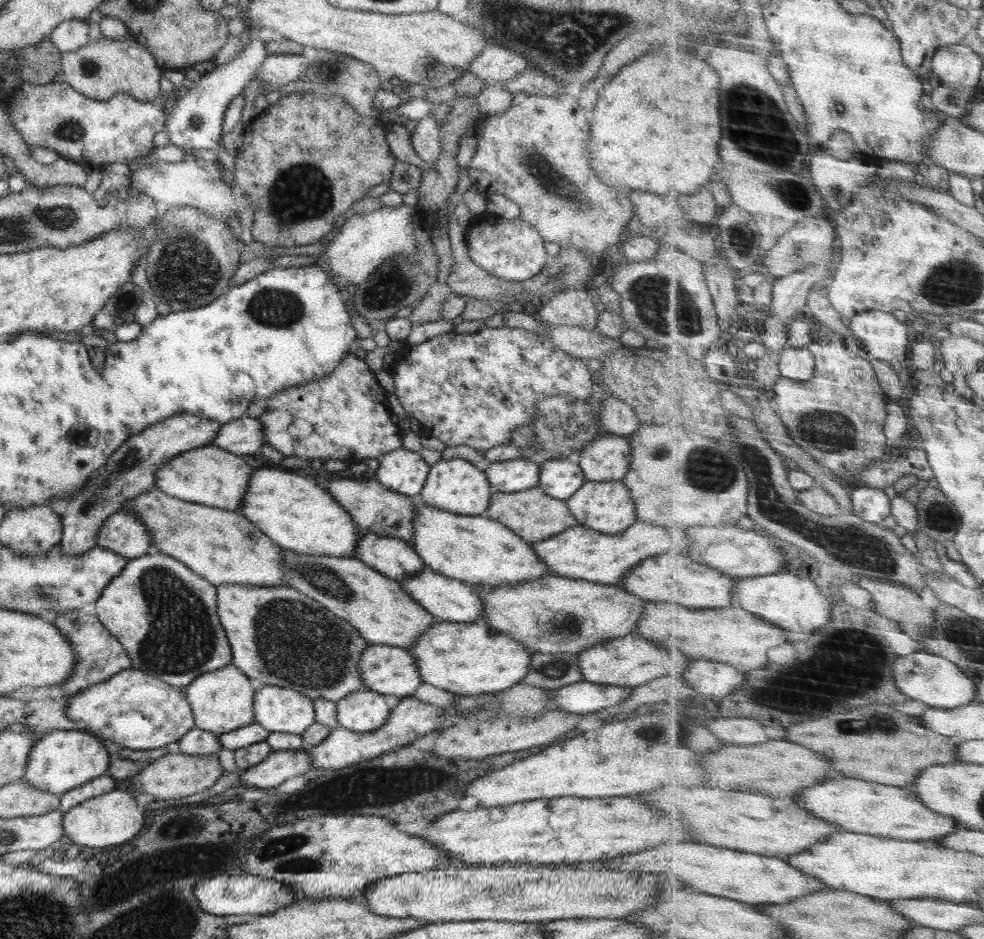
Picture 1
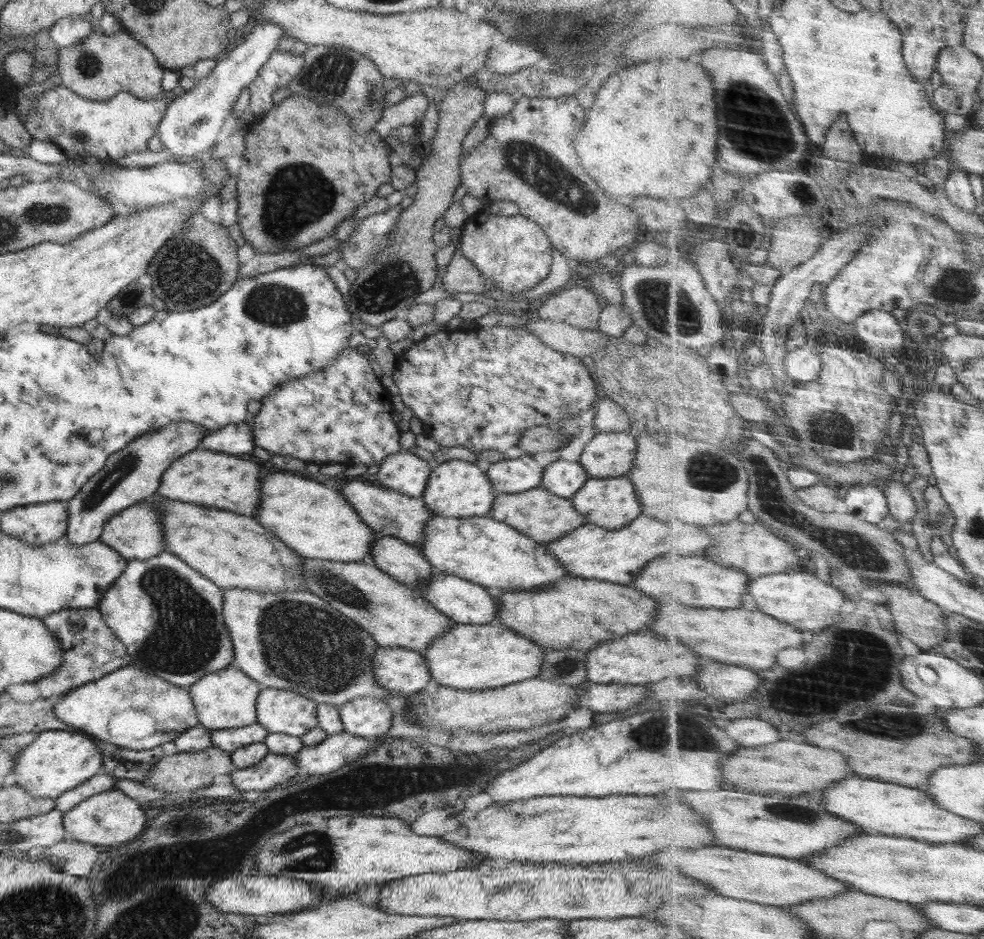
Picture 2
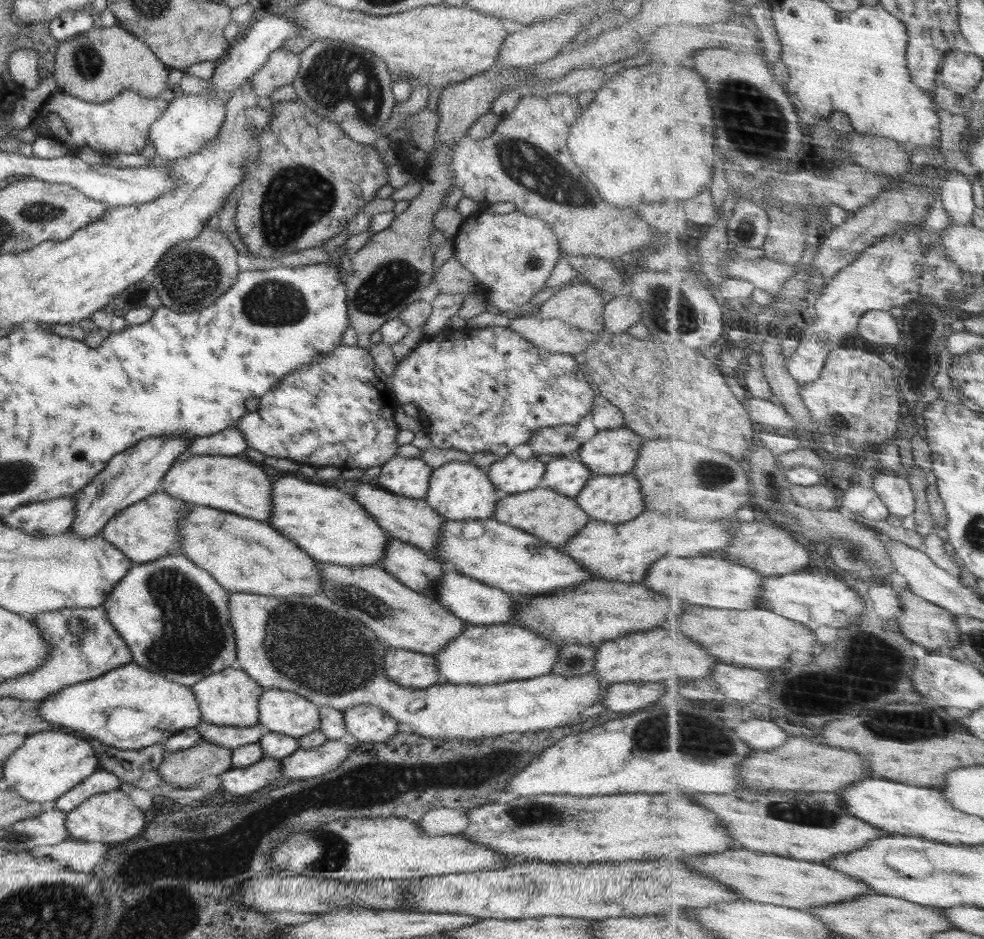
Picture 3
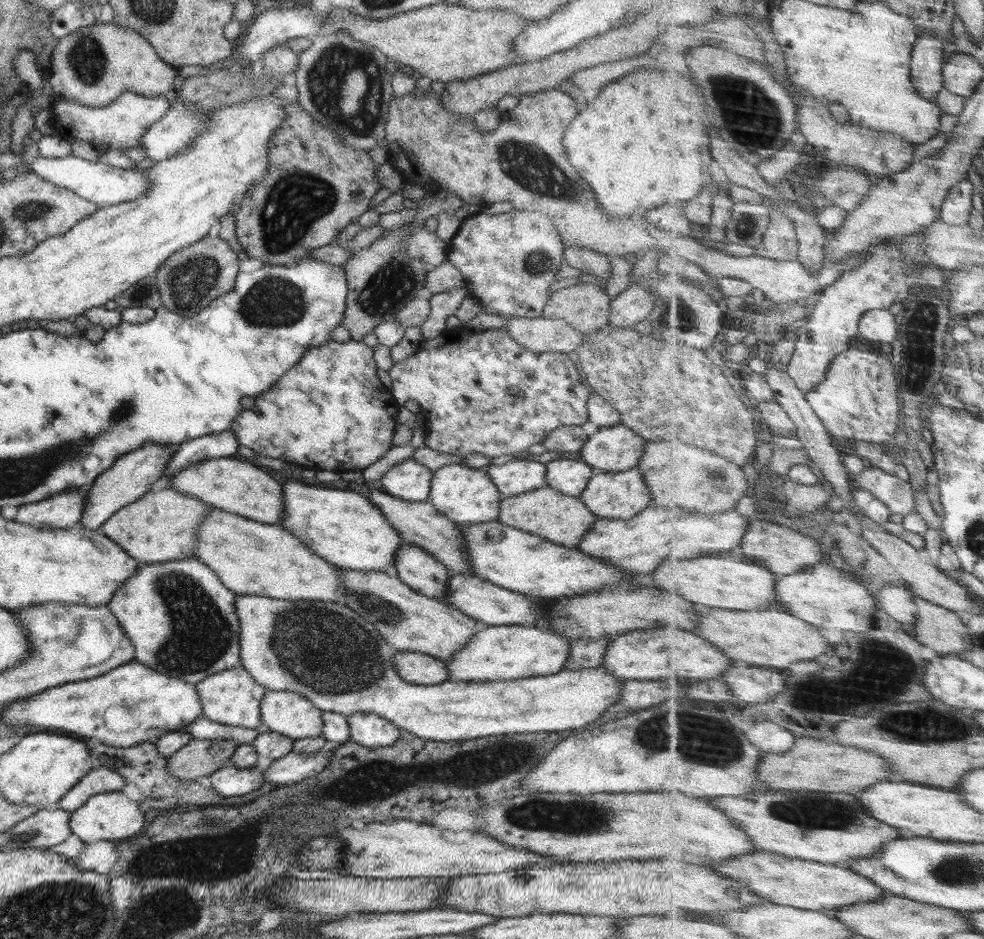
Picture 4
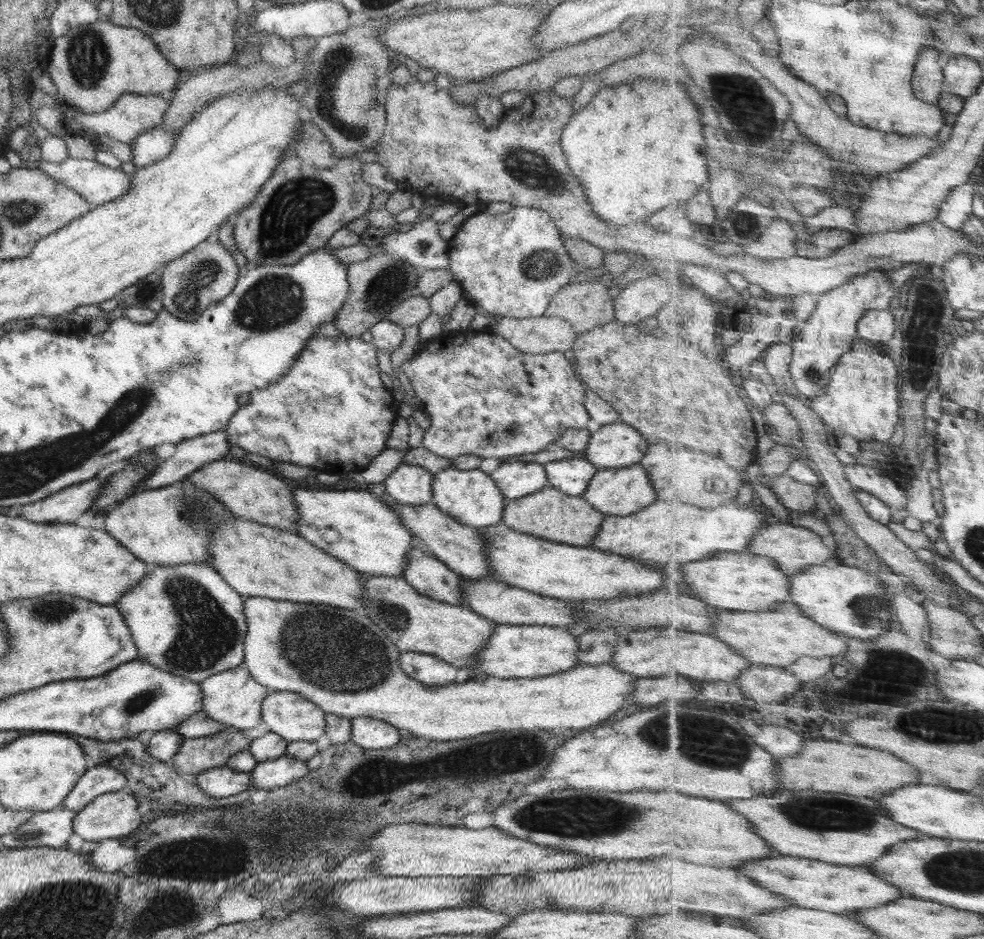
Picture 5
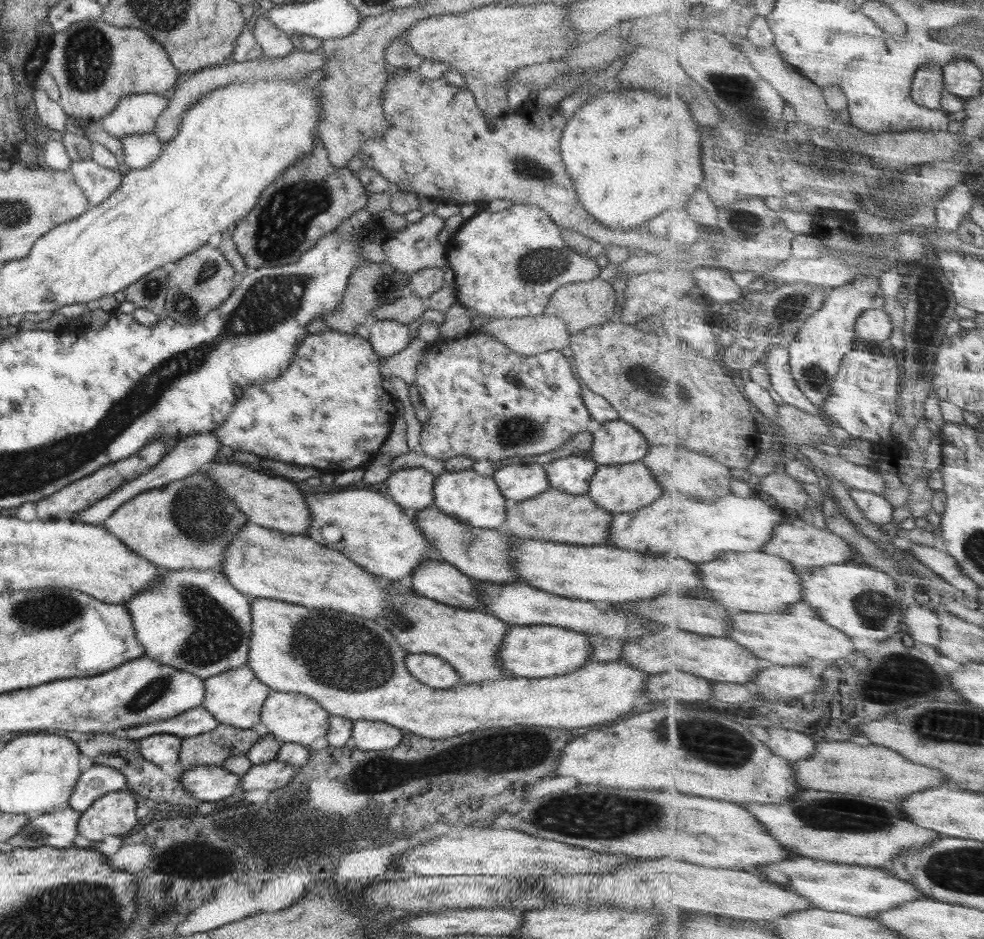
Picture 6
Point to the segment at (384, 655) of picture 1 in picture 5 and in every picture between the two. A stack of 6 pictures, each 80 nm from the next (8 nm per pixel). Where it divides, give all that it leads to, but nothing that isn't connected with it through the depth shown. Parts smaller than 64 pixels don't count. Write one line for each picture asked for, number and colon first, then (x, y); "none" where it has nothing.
2: (402, 670)
3: (410, 669)
4: (414, 667)
5: (429, 670)

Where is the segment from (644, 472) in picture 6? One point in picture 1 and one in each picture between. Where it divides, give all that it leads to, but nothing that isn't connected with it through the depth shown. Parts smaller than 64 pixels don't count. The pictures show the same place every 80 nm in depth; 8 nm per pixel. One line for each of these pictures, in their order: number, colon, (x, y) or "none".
1: (606, 507)
2: (611, 503)
3: (616, 499)
4: (611, 495)
5: (622, 491)

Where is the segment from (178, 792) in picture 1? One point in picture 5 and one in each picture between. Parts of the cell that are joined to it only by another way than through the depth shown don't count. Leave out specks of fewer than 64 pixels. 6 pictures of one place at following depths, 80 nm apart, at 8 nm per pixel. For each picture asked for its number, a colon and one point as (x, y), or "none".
2: (181, 773)
3: (184, 769)
4: (200, 757)
5: (197, 755)

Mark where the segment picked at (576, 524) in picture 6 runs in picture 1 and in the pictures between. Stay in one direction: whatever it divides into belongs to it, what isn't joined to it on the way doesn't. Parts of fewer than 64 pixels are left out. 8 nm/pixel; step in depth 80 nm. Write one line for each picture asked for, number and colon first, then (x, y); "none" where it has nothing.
1: (532, 514)
2: (544, 517)
3: (552, 517)
4: (562, 519)
5: (549, 514)

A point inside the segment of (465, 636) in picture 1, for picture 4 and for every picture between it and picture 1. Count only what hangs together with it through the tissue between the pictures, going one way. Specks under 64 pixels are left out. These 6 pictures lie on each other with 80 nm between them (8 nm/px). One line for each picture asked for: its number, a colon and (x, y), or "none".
2: (467, 656)
3: (496, 653)
4: (505, 652)

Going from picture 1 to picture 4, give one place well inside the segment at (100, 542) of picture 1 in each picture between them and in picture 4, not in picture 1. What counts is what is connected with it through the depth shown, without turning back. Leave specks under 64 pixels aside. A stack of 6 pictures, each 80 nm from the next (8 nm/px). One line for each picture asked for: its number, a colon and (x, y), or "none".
2: (136, 533)
3: (146, 530)
4: (160, 526)

